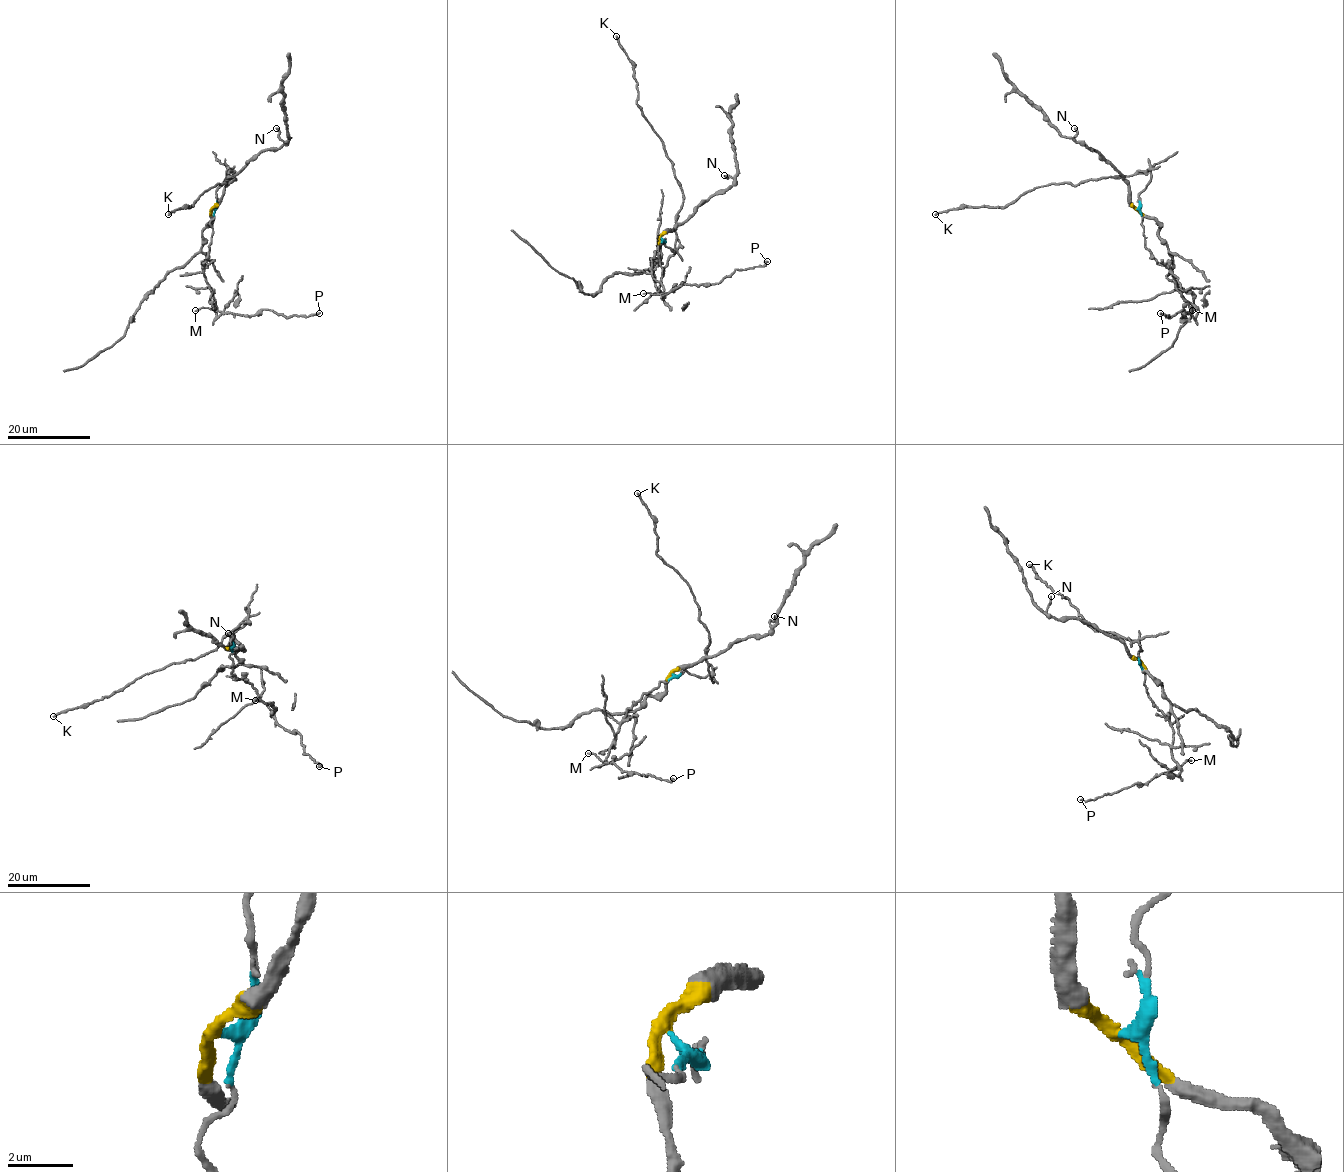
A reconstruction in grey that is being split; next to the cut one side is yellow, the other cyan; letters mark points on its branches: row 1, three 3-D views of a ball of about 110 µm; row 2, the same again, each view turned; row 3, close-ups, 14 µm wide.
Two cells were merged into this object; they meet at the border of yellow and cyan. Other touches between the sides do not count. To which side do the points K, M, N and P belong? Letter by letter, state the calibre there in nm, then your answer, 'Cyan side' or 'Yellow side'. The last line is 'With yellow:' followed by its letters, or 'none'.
K: Thickness 190 nm. Cyan side
M: Thickness 130 nm. Cyan side
N: Thickness 170 nm. Yellow side
P: Thickness 190 nm. Cyan side
With yellow: N

